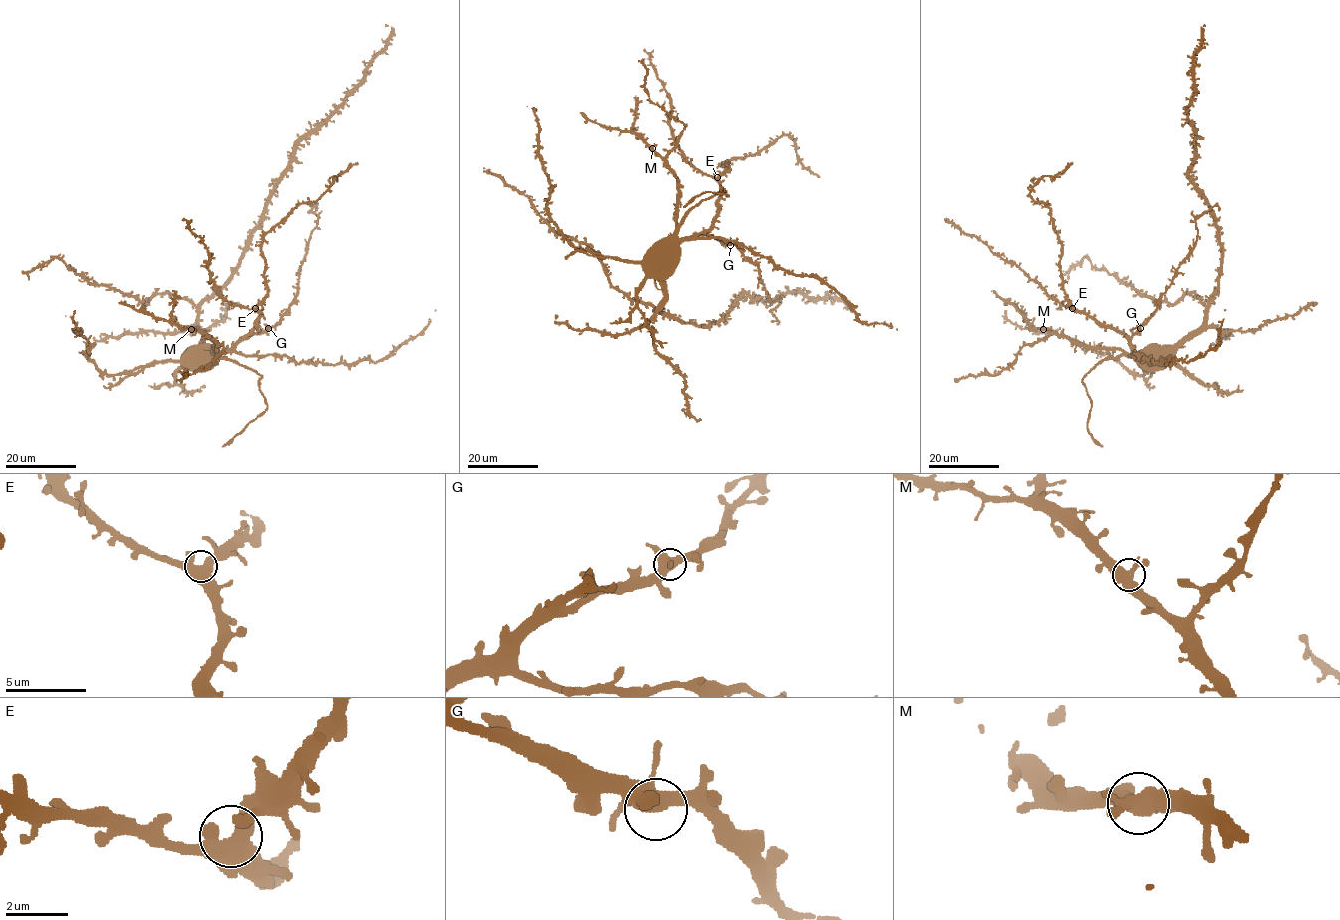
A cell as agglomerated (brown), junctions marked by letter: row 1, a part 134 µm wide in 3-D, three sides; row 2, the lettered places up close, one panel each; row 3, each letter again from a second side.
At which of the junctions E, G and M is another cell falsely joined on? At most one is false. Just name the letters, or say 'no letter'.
no letter

